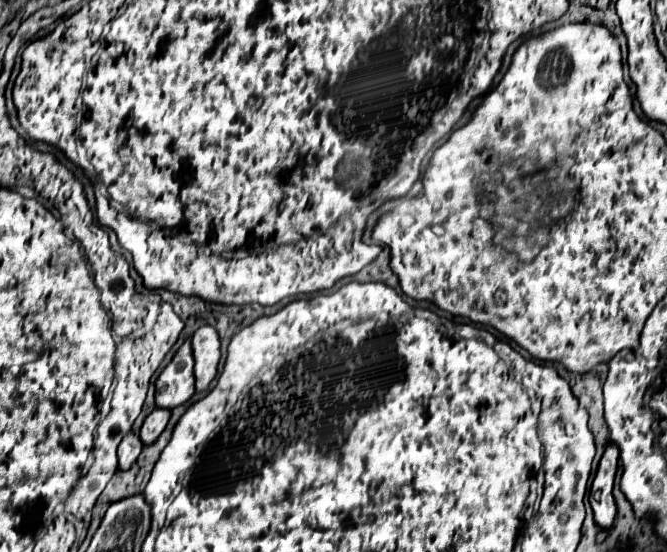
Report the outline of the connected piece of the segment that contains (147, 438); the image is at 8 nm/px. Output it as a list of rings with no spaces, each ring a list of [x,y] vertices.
[[[155,409],[151,415],[147,415],[147,419],[145,419],[145,423],[143,423],[141,431],[139,431],[139,439],[141,439],[143,447],[155,443],[155,439],[165,429],[169,417],[171,417],[171,411],[167,411],[167,409]]]

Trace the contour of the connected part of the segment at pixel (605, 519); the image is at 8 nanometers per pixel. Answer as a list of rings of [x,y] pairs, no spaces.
[[[609,445],[601,463],[599,463],[599,471],[593,479],[591,493],[589,493],[589,503],[593,509],[595,523],[603,531],[609,531],[613,527],[613,521],[617,515],[617,505],[611,495],[615,469],[617,469],[617,457],[619,457],[619,451],[613,445]]]

